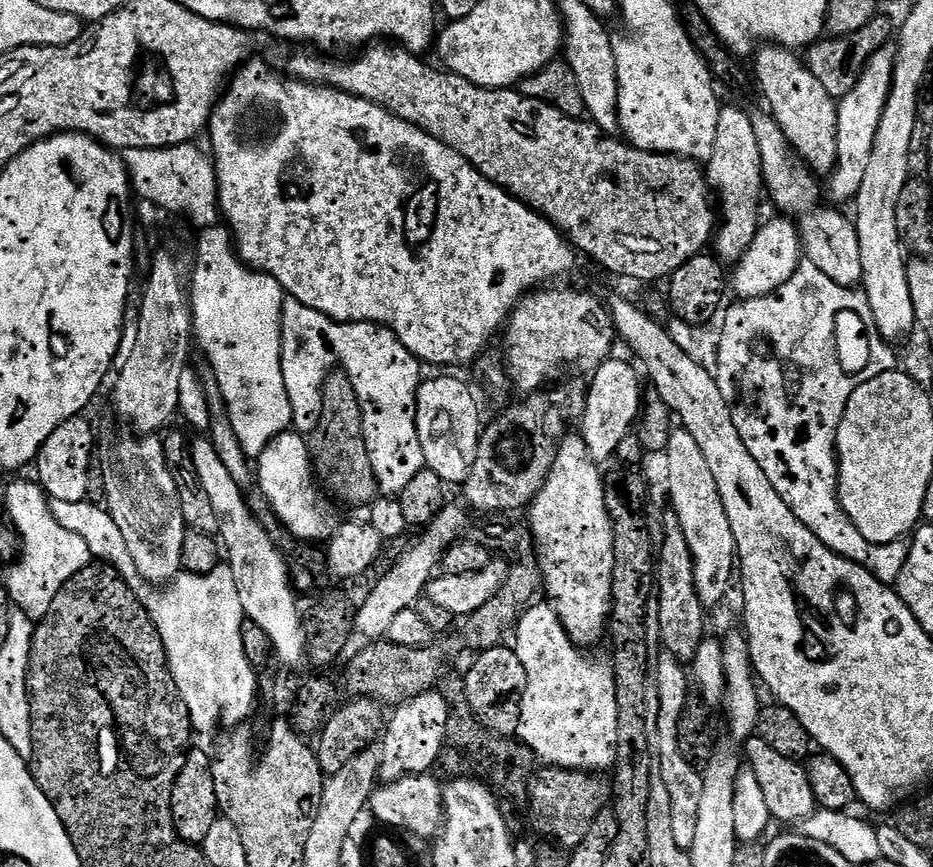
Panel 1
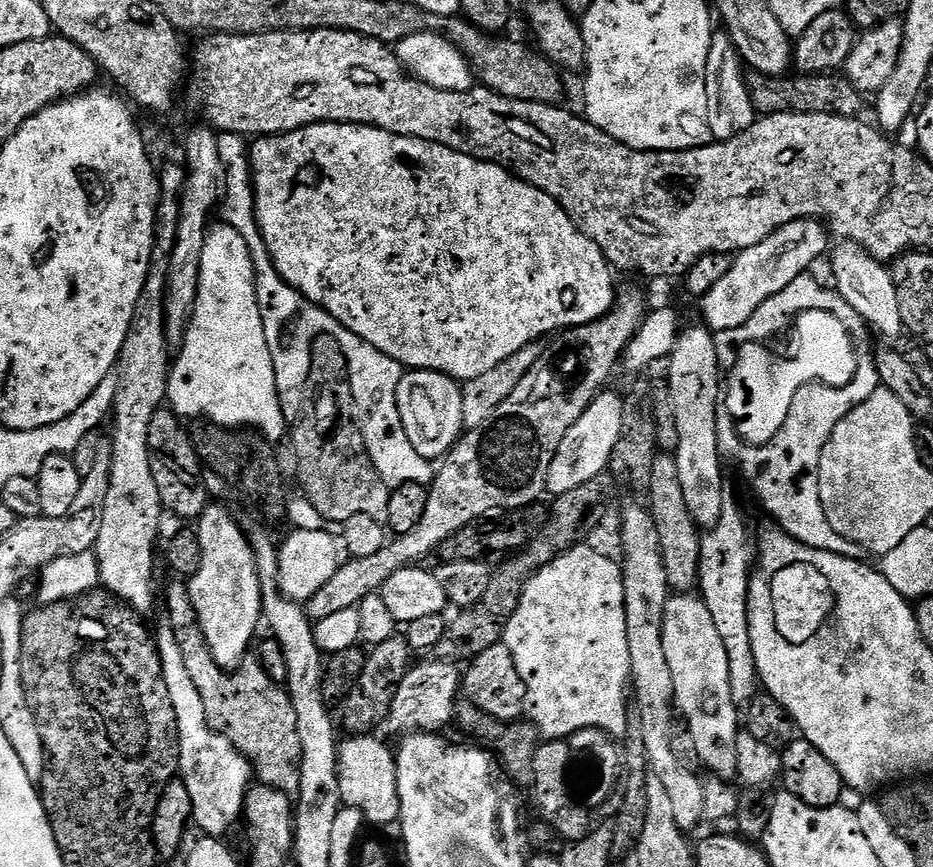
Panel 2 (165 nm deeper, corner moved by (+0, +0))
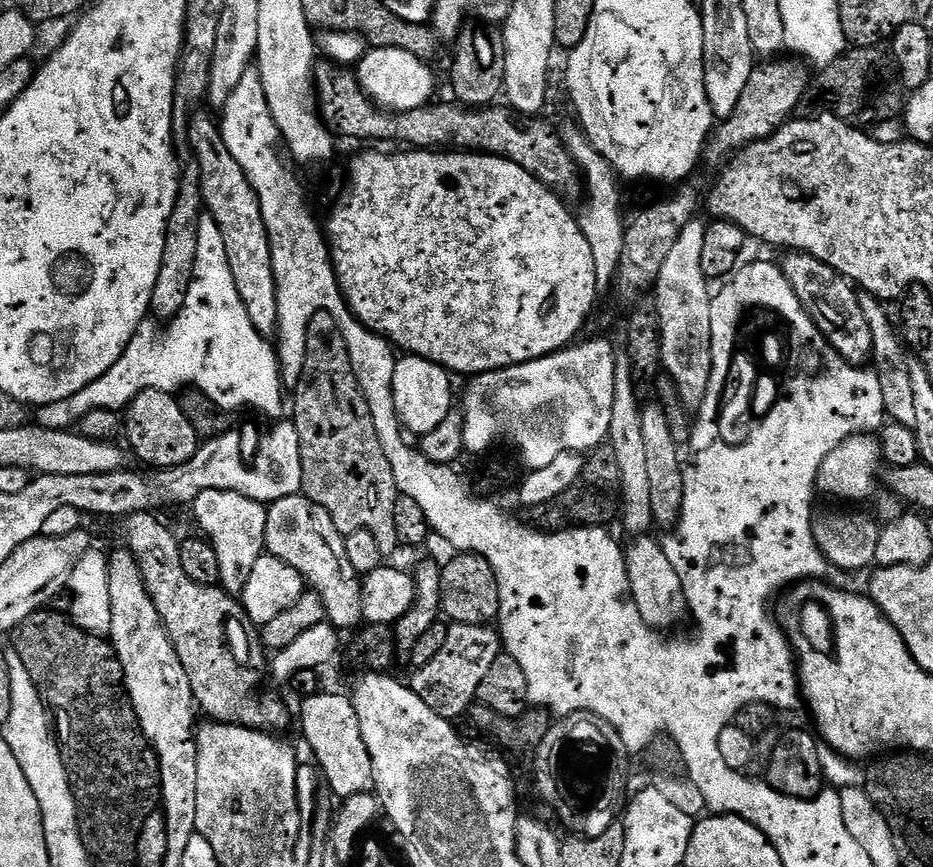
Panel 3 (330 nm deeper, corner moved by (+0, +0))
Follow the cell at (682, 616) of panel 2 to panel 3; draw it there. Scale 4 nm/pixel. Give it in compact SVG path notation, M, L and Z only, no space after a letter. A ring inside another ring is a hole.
M651 535L637 536L626 548L628 566L628 590L632 600L638 606L638 614L653 630L672 628L688 612L684 600L684 587L676 573L676 566L671 555L664 553L664 548Z

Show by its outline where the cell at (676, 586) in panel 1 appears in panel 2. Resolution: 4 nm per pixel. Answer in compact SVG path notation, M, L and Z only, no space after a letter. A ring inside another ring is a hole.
M656 455L654 470L650 470L650 486L646 490L646 496L648 496L646 504L654 518L654 526L658 526L658 542L662 546L662 566L666 566L666 582L669 589L676 594L691 593L698 584L697 572L702 536L690 510L686 510L686 497L682 494L682 482L678 482L675 455Z

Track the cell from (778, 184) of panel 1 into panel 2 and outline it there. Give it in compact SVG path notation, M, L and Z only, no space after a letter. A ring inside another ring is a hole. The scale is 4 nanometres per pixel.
M841 241L838 246L830 254L837 295L847 302L875 333L878 331L886 338L902 336L904 331L901 311L898 310L897 288L894 286L891 271L852 241Z

